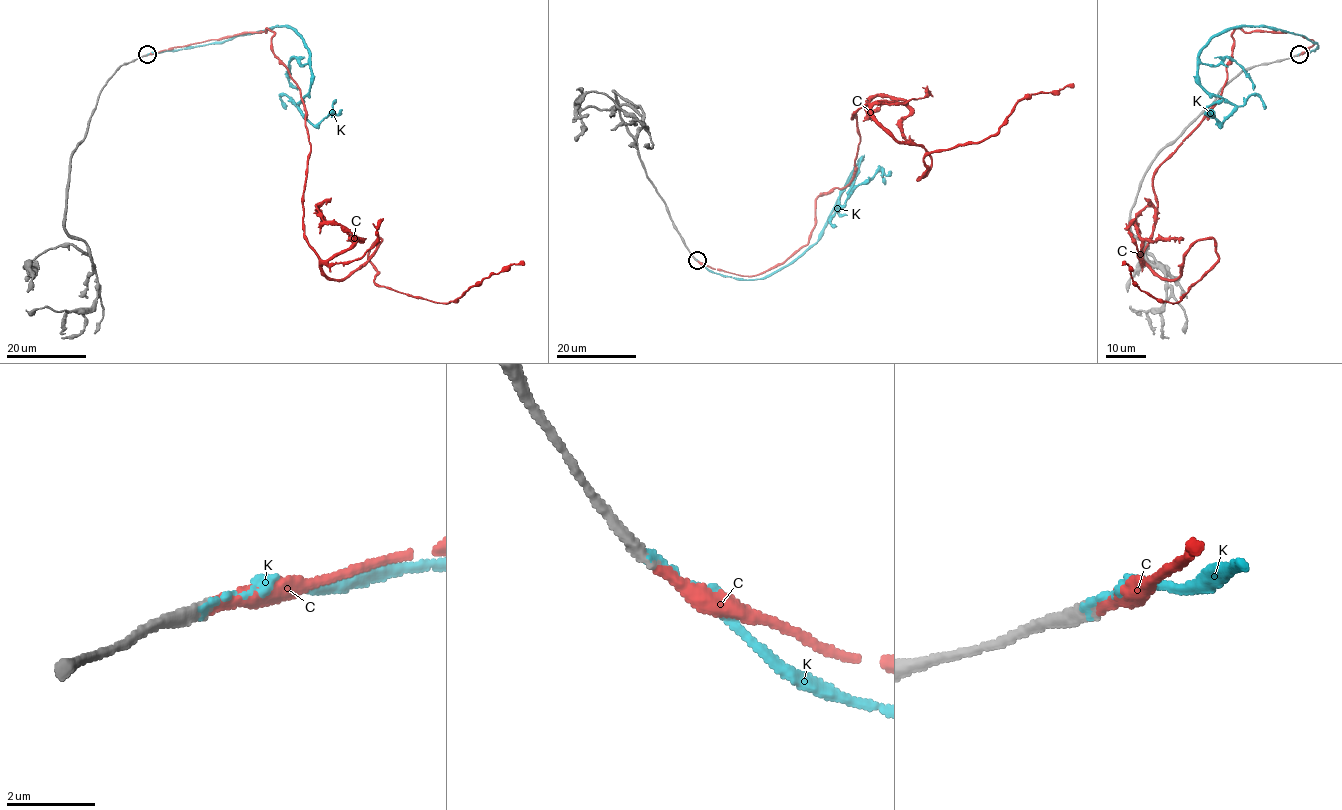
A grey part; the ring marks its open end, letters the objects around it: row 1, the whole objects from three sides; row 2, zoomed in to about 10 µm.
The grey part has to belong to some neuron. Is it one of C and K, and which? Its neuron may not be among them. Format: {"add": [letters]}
{"add": ["C"]}

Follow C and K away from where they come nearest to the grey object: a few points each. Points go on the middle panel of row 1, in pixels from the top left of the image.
C: (697, 260), (746, 276), (808, 242), (865, 104), (925, 150), (918, 180), (1074, 84)
K: (696, 259), (724, 275), (765, 278), (817, 241), (860, 159), (848, 196), (881, 168), (885, 184)

